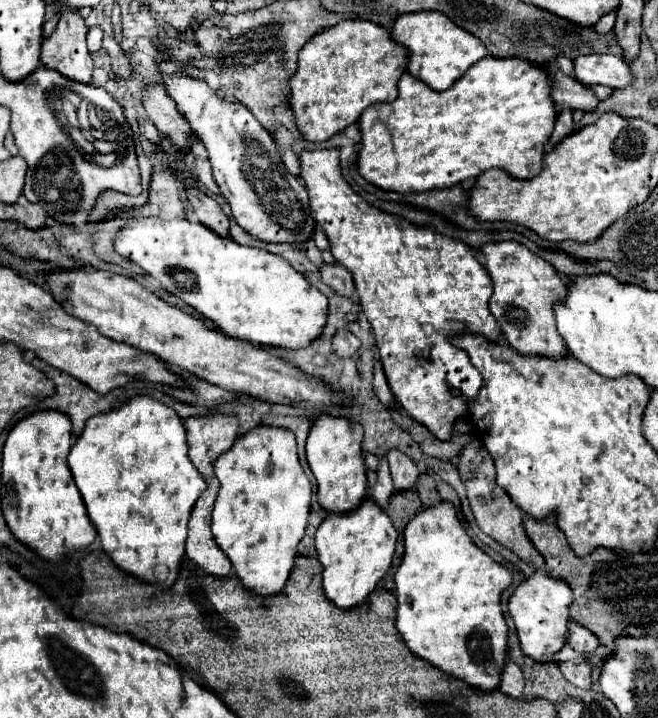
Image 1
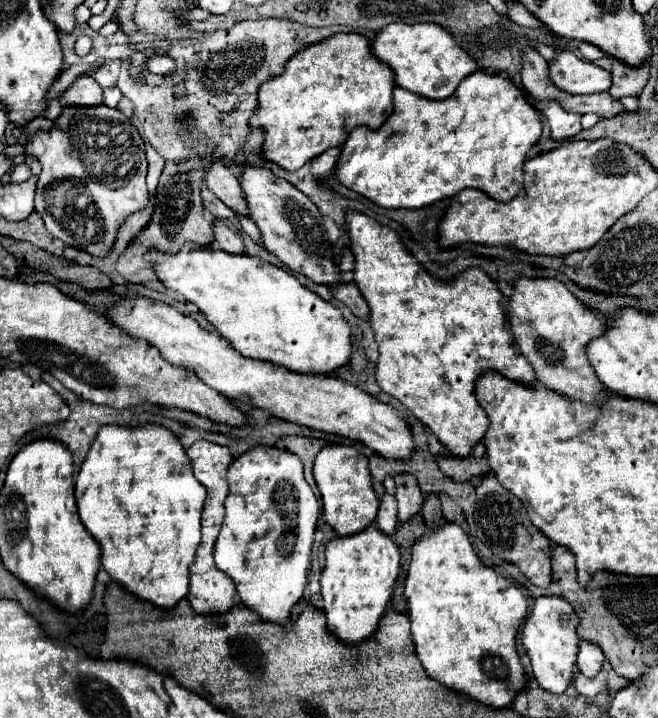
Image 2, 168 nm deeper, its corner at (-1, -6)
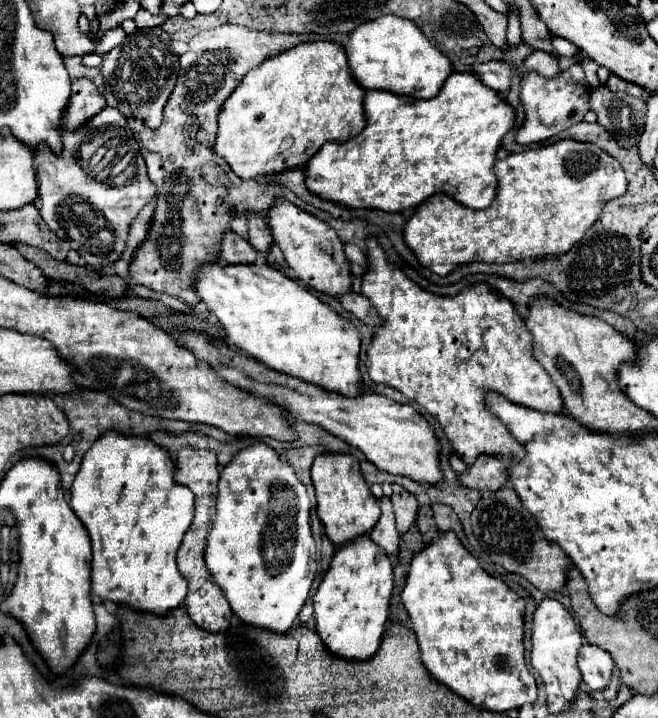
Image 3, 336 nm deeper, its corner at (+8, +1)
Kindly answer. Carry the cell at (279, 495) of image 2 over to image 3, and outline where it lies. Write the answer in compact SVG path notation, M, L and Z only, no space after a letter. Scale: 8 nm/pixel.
M255 442L249 448L239 450L233 460L223 466L217 488L217 514L205 548L205 564L213 576L213 582L223 588L233 612L243 622L273 632L291 630L315 576L311 560L315 542L309 528L311 504L305 484L299 482L293 466L283 456L263 442Z

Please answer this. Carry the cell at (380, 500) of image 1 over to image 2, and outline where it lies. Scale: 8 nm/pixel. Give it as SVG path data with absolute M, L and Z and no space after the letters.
M384 495L380 501L380 509L378 509L378 517L376 517L376 527L386 533L386 535L394 535L398 529L400 521L398 521L398 509L396 509L396 499L392 495Z

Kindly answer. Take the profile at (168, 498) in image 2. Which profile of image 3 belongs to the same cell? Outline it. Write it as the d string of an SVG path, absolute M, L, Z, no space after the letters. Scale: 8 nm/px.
M111 430L99 436L99 440L95 440L85 452L81 468L69 490L69 506L91 536L91 590L101 600L127 604L133 610L153 614L165 614L183 602L187 594L187 580L177 568L177 548L183 540L183 534L191 526L195 496L187 486L177 484L175 474L177 464L167 448L157 446L145 436L125 436Z

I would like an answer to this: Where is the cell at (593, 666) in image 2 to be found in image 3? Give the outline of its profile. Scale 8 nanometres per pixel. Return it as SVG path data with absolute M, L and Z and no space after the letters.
M583 644L579 654L577 654L577 662L579 662L579 670L583 676L583 682L591 688L591 690L603 690L611 678L613 672L613 660L611 656L591 644Z

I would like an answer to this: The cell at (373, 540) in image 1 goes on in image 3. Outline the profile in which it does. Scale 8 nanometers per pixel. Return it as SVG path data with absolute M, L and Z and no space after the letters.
M369 534L345 542L333 554L315 596L315 630L327 650L347 660L365 660L379 648L387 626L389 598L393 590L393 566L385 550L381 550Z

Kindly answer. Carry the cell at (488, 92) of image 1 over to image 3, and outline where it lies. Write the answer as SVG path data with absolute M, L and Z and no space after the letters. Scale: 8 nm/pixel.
M453 72L447 82L443 84L441 92L435 96L435 98L429 98L429 100L417 100L417 98L409 98L409 96L401 96L401 94L393 94L393 92L387 92L387 90L367 90L365 94L365 114L367 114L367 126L365 130L347 140L347 142L327 142L321 146L321 150L307 162L307 170L305 170L305 178L307 178L307 188L327 200L333 200L333 202L339 202L347 208L377 208L377 210L385 210L385 212L401 212L401 210L407 210L407 208L415 208L419 206L425 198L437 194L437 192L445 192L449 196L453 196L457 202L469 206L469 208L475 208L475 210L481 210L481 208L487 208L495 194L497 194L497 176L493 174L493 166L497 162L497 150L501 146L501 140L505 138L505 134L509 130L515 128L515 122L517 122L517 112L515 108L501 96L497 94L497 90L485 86L477 76L473 76L471 72Z

